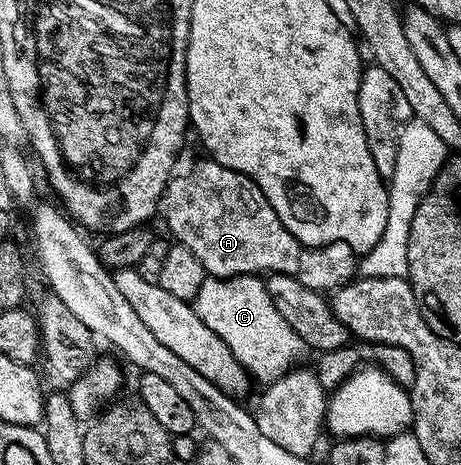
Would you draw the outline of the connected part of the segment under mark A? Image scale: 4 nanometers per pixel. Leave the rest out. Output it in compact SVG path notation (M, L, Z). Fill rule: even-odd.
M205 160L189 174L173 177L162 199L162 214L179 245L190 248L202 268L214 278L240 274L267 276L298 272L300 241L270 208L260 185L220 162Z

